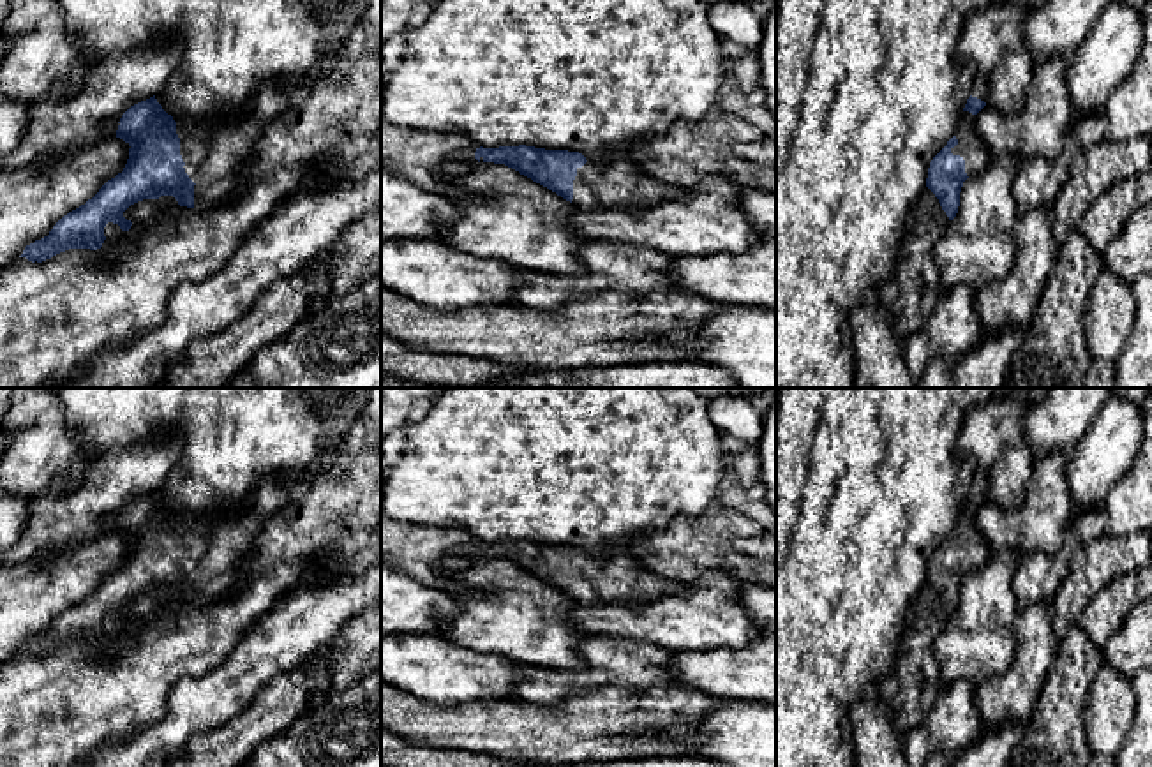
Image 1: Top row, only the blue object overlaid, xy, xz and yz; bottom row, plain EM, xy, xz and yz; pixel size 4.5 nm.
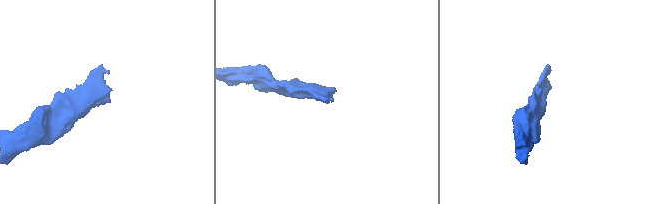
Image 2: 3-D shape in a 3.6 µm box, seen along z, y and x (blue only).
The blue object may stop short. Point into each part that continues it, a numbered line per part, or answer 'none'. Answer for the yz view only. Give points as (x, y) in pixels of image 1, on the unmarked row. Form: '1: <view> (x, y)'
1: yz (971, 542)

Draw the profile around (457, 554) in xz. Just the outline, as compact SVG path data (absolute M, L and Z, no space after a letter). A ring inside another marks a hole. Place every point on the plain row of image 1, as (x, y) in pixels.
M381 473L381 561L404 570L429 587L460 592L462 582L457 577L482 559L475 554L480 540L462 529L441 529L438 525L420 527L392 518L383 508L383 488L385 474Z

